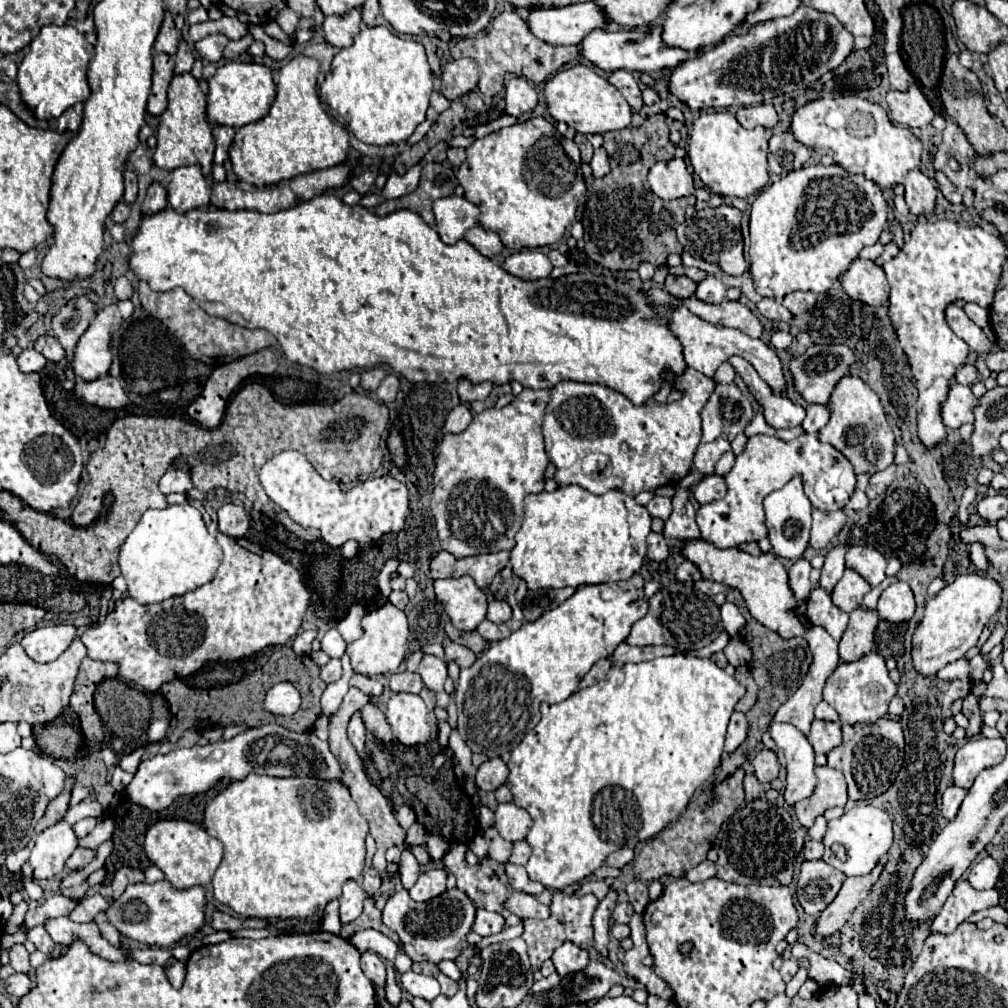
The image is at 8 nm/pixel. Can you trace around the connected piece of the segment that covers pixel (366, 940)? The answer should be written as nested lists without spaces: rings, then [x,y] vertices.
[[[365,929],[361,931],[359,935],[353,935],[351,937],[351,943],[363,953],[363,951],[375,951],[377,955],[381,955],[383,959],[387,961],[393,961],[395,959],[395,953],[397,953],[397,945],[387,937],[387,935],[381,935],[379,931],[375,929]]]

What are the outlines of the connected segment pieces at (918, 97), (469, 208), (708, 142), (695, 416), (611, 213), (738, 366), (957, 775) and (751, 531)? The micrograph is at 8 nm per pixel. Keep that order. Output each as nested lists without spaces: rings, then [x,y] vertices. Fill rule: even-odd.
[[[911,85],[907,91],[891,89],[887,93],[887,105],[889,105],[889,117],[895,123],[901,123],[905,127],[927,127],[933,119],[933,109],[927,103],[925,95],[919,85]]]
[[[451,195],[437,199],[433,201],[433,213],[437,219],[437,233],[447,245],[457,243],[471,227],[479,225],[479,209],[465,197]]]
[[[729,111],[704,112],[695,123],[689,137],[689,159],[695,173],[711,193],[723,197],[751,197],[759,193],[767,181],[767,137],[763,127],[753,131],[743,129]]]
[[[687,369],[685,375],[675,379],[675,387],[683,391],[683,399],[667,403],[671,385],[665,383],[653,399],[635,407],[625,395],[603,385],[557,383],[551,389],[551,401],[543,421],[545,451],[557,467],[555,481],[561,487],[579,485],[593,495],[619,489],[629,497],[661,485],[677,485],[693,465],[693,453],[701,441],[701,409],[709,401],[715,381],[695,369]],[[587,453],[605,453],[609,457],[611,471],[607,477],[591,479],[583,473],[581,463]]]
[[[657,113],[641,127],[625,127],[621,131],[609,131],[603,135],[603,147],[609,153],[611,173],[595,179],[593,187],[599,195],[595,209],[585,209],[585,253],[595,263],[611,271],[637,269],[641,261],[649,261],[655,267],[665,265],[669,253],[679,253],[683,247],[677,243],[675,229],[685,221],[685,209],[695,203],[695,197],[679,201],[659,199],[647,185],[649,167],[657,161],[673,159],[675,145],[669,141],[669,125],[663,113]]]
[[[733,355],[729,359],[729,363],[735,369],[735,373],[745,381],[751,395],[759,401],[763,417],[771,427],[775,427],[775,429],[793,429],[793,427],[803,423],[805,409],[801,405],[795,405],[787,397],[771,393],[771,387],[763,379],[759,379],[759,375],[749,373],[749,371],[755,371],[749,361],[745,361],[743,357]]]
[[[977,737],[967,741],[955,757],[955,769],[953,769],[953,779],[959,787],[969,789],[973,785],[973,779],[987,767],[999,765],[1005,757],[1007,745],[1001,737],[995,739],[985,739]]]
[[[805,433],[793,441],[781,441],[769,435],[755,435],[749,439],[745,451],[737,455],[733,469],[725,475],[727,495],[721,501],[699,507],[697,525],[701,529],[701,537],[711,541],[719,549],[737,547],[741,543],[767,537],[763,499],[771,491],[781,489],[793,475],[803,477],[805,495],[815,509],[843,509],[851,493],[855,491],[855,473],[851,463],[845,459],[843,453],[833,449],[833,445],[821,443],[817,435]]]

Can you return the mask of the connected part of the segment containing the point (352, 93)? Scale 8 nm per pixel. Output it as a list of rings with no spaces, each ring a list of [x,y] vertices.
[[[363,27],[353,45],[341,49],[331,63],[331,71],[327,73],[319,97],[321,103],[329,109],[329,113],[359,141],[367,145],[391,145],[407,141],[415,127],[425,121],[425,111],[429,107],[429,95],[433,91],[433,75],[425,57],[425,49],[419,41],[403,39],[391,33],[387,27]]]

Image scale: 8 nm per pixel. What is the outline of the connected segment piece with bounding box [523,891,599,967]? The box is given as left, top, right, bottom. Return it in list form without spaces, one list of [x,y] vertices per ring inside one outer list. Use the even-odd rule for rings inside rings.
[[[557,891],[553,895],[553,903],[551,903],[551,915],[545,921],[533,921],[533,919],[525,919],[525,931],[523,931],[523,939],[529,945],[529,959],[533,967],[541,967],[541,963],[545,959],[551,959],[553,951],[563,943],[563,941],[573,941],[577,943],[581,949],[589,949],[593,947],[593,913],[597,907],[597,897],[595,895],[585,895],[585,897],[573,897],[567,893]]]

